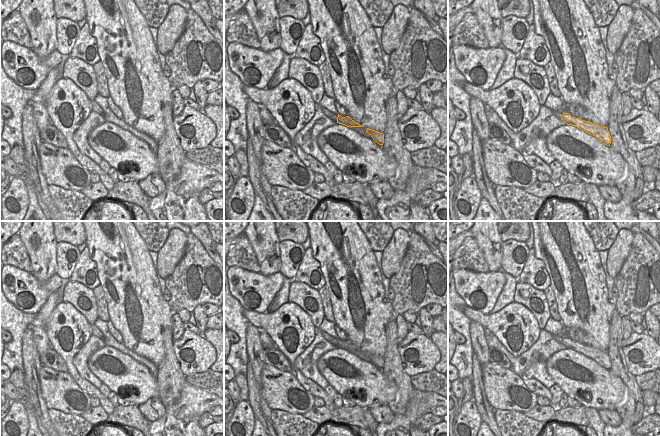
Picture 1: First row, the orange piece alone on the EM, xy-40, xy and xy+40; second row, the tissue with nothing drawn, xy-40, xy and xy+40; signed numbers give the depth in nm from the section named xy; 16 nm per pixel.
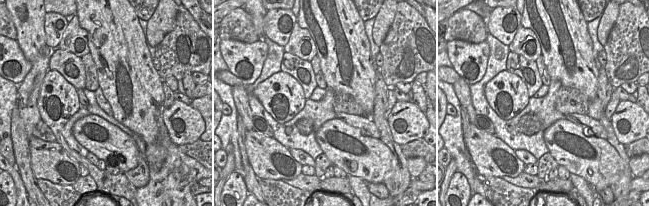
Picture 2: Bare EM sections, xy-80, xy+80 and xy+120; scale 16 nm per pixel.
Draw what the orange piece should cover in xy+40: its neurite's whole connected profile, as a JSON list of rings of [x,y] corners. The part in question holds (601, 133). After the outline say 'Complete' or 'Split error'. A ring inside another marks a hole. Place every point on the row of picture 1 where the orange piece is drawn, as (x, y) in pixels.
[[[554,112],[555,117],[563,120],[567,125],[575,126],[588,134],[595,136],[603,144],[610,146],[611,136],[607,127],[602,127],[590,121],[572,117],[567,112]]]. Split error.

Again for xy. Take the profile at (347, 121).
[[[320,107],[321,108],[321,112],[326,115],[328,118],[330,118],[331,120],[333,120],[336,123],[345,125],[347,127],[363,127],[360,124],[356,123],[354,120],[352,120],[349,116],[346,117],[342,117],[341,115],[335,115],[333,113],[331,113],[329,110],[327,110],[324,107]]]. Split error.

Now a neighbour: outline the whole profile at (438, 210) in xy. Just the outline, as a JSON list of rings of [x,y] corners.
[[[448,195],[433,201],[426,209],[433,221],[448,221]]]

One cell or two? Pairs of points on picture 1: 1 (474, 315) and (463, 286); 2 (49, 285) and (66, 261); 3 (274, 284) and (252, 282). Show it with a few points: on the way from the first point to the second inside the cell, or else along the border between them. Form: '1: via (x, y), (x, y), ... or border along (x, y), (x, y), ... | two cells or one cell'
1: border along (467, 305), (483, 313), (489, 313) | two cells
2: border along (56, 274), (62, 278) | two cells
3: via (269, 284), (257, 284) | one cell

